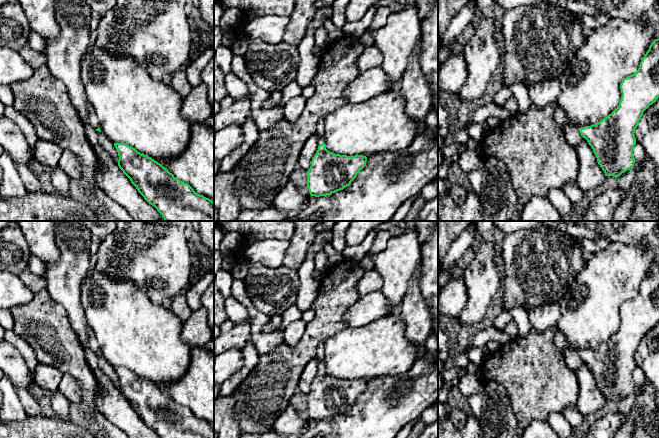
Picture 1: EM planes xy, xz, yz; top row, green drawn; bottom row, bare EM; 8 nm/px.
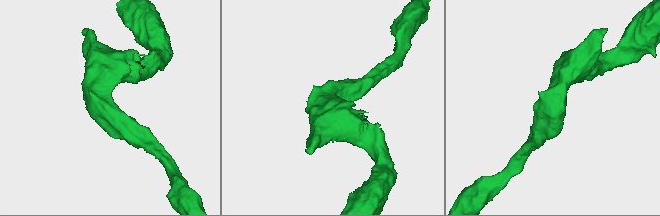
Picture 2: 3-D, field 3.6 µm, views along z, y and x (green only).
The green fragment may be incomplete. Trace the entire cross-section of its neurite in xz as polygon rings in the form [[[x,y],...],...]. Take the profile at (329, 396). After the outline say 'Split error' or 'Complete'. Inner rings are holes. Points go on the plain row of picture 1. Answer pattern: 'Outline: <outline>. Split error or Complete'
Outline: [[[315,359],[318,374],[307,395],[307,412],[311,420],[327,420],[349,410],[367,386],[363,379],[347,380],[326,373],[324,360]]]. Split error

